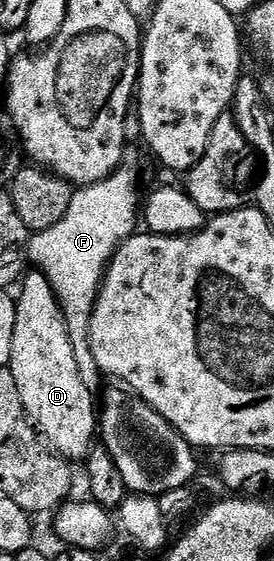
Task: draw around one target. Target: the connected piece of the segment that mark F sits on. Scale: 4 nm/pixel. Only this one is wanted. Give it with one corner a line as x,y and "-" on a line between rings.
131,160
124,161
123,165
119,167
118,170
112,172
105,180
101,180
97,184
92,186
80,186
74,191
72,196
72,203
69,204
69,210
66,212
65,216
61,217
51,228
47,228
39,233
32,233
29,238
29,258
33,263
34,269
38,273
46,275
49,280
51,287
53,288
57,300
59,301
59,306
63,310
63,315
65,316
65,324
67,325
67,335
69,340
73,344
73,356
77,356
77,372
81,372
81,380
85,380
85,388
89,388
92,392
98,391
98,386
105,382
105,376
97,368
97,360
93,360
93,348
91,347
91,317
93,316
93,308
99,300
99,289
103,287
103,278
107,275
107,266
111,262
111,258
115,255
116,250
118,250
119,245
124,242
126,238
130,238
132,234
136,233
137,226
135,226
135,221
138,223
141,218
141,194
139,198
139,170
137,167
131,163

